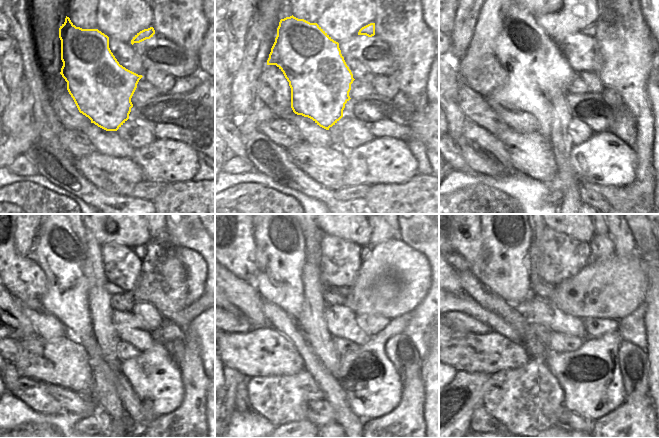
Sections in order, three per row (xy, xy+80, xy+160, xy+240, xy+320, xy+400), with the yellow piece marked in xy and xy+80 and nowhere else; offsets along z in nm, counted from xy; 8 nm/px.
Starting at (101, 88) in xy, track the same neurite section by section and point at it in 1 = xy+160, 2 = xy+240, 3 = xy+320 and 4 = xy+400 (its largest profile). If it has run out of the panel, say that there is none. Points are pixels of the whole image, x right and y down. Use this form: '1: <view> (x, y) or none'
1: xy+160 (537, 72)
2: xy+240 (57, 250)
3: xy+320 (280, 252)
4: xy+400 (503, 265)

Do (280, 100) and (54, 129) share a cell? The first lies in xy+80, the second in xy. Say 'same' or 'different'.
different

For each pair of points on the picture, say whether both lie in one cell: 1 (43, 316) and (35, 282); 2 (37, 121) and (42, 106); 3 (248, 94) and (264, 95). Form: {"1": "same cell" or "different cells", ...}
{"1": "different cells", "2": "same cell", "3": "different cells"}

